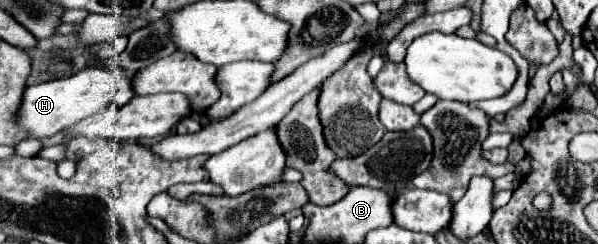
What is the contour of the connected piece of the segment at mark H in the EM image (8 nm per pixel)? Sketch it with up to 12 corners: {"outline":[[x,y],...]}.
{"outline":[[89,67],[27,87],[19,125],[55,135],[127,105],[133,73]]}

